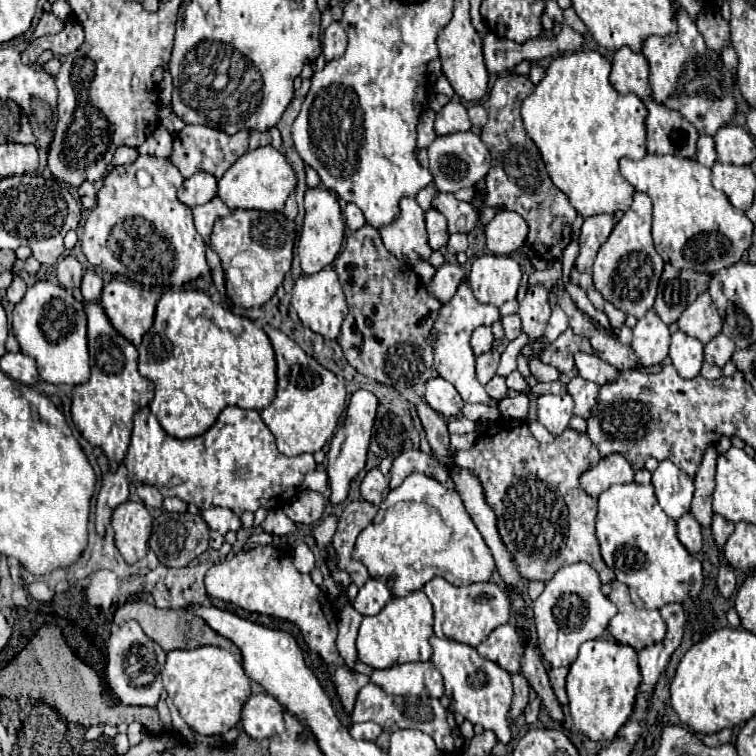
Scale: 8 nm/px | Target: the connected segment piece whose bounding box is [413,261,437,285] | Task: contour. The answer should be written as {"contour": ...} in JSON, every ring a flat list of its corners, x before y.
{"contour":[[419,261,419,263,413,265,413,271,415,271,415,273,421,277,421,281,427,285,427,283,433,279,433,275,435,275,437,269,435,269,431,263,421,263,421,261]]}

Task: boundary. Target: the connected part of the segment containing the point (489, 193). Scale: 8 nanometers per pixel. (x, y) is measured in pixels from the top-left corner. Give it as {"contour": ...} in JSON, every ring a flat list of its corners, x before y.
{"contour":[[507,73,495,81,489,99,483,103,489,113,489,121,481,131,481,139,489,147,491,169,475,185,475,199,487,207,505,205,507,209,517,211,521,217,525,217,531,229,527,243,531,245,533,241,541,241,543,249,539,255,551,261,551,259,561,259,563,249,569,245,571,225,577,217,577,211,571,207,567,195,553,185,551,177,545,171,545,163,539,155,537,145,529,139,523,127,519,109,523,99,533,93,533,87,535,85,527,75]]}

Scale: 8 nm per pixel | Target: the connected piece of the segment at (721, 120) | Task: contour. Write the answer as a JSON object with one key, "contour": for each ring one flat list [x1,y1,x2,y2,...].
{"contour":[[677,5,677,23,679,31,673,37,649,37,643,45,641,53,649,61,651,99,679,111,689,123,693,123,699,135,715,135,721,127,731,123,737,109,733,75,725,69,721,55,705,47,703,35,681,5]]}

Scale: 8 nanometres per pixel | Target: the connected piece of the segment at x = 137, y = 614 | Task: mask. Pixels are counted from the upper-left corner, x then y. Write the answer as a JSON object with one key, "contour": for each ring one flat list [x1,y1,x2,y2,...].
{"contour":[[133,601,133,603,125,603,125,605,117,607,117,611,115,611,115,623,117,625,121,625,121,623,125,623,129,619,135,619,137,623,141,623,141,627,145,627,145,635,149,635,151,639,157,639,157,643,161,645,163,651,217,645,221,649,231,651,235,655,235,659,241,661,241,651,229,639,225,639,219,633,215,633,203,619,199,619,193,613,189,613,187,609,159,609,159,607,149,605,147,601]]}

